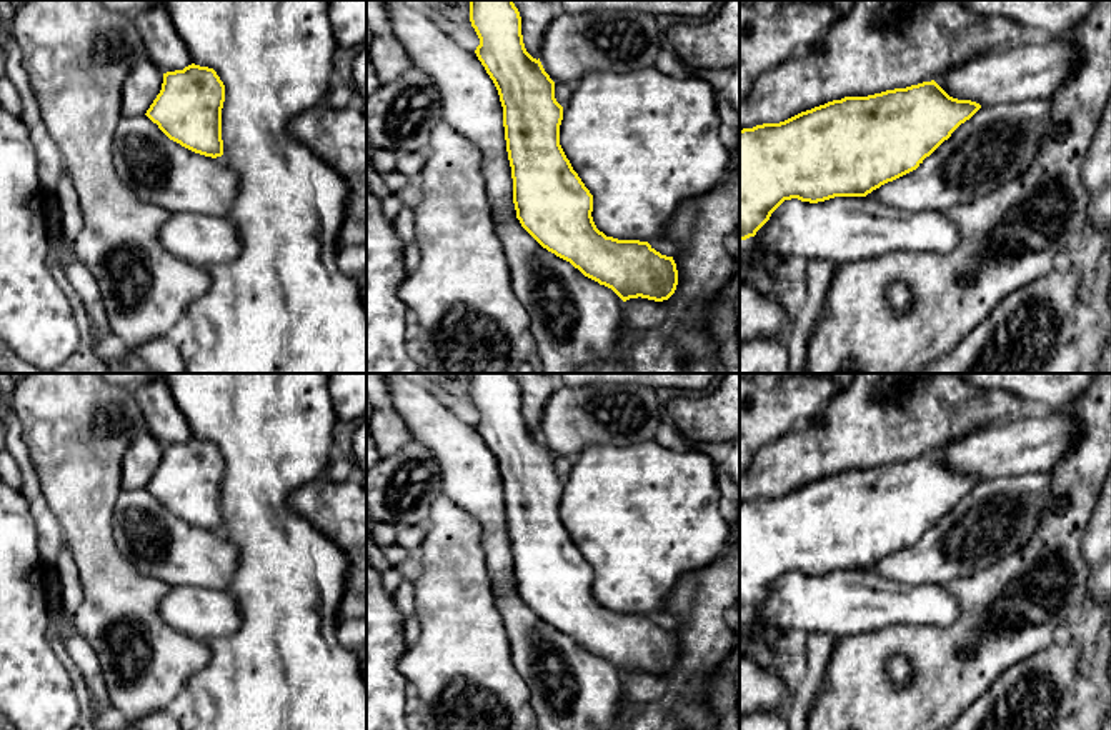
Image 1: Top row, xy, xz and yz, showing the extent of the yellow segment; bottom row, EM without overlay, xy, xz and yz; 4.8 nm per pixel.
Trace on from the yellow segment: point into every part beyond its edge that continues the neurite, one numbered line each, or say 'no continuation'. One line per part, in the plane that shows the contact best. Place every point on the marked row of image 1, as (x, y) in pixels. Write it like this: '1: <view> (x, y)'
1: yz (993, 147)

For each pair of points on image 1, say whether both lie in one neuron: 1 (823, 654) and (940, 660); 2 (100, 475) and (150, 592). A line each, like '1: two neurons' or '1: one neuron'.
1: two neurons
2: one neuron

